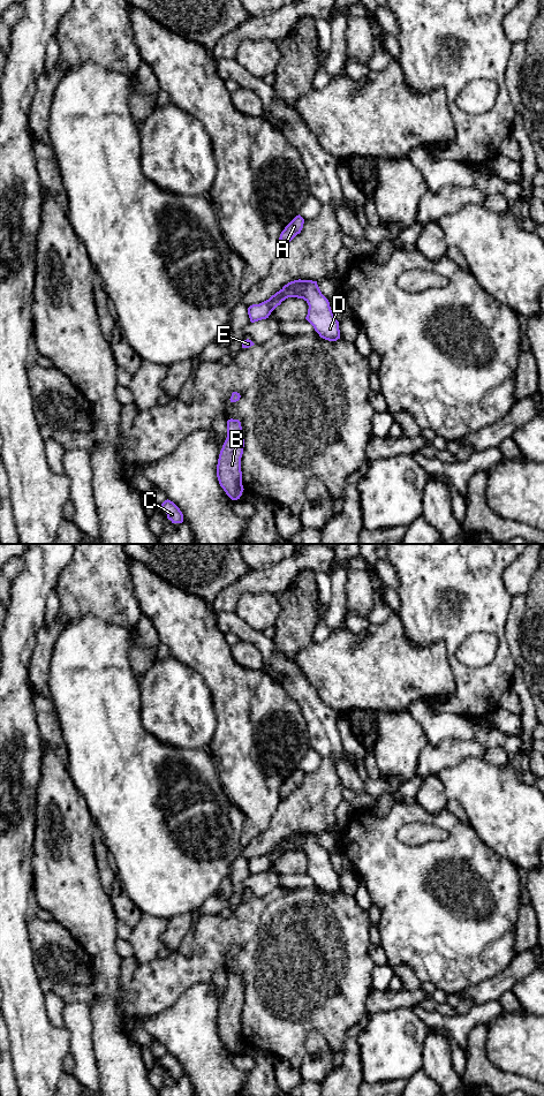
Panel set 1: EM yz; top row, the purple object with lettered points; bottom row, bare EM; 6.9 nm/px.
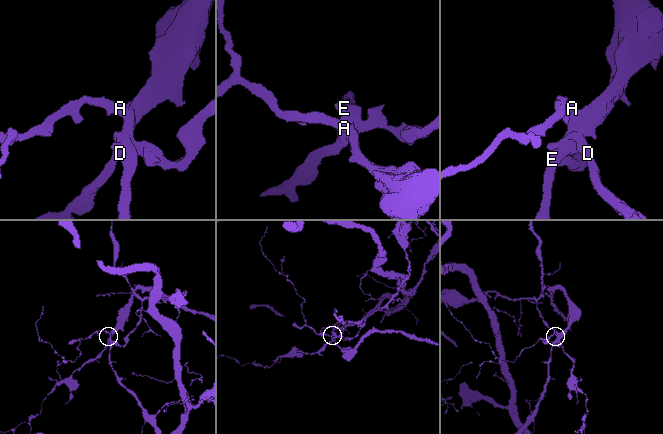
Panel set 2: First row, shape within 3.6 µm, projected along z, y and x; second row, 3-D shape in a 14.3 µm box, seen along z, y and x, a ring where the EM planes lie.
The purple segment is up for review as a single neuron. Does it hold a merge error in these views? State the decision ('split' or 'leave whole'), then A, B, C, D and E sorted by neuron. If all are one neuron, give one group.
split | A B C E / D

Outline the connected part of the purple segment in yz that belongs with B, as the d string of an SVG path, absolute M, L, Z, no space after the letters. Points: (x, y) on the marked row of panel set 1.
M227 421L227 438L222 445L217 464L217 477L220 486L232 500L242 496L241 458L243 454L244 439L241 422Z

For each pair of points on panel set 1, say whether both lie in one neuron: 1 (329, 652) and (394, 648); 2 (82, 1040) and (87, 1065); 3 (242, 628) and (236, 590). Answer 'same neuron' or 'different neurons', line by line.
1: same neuron
2: same neuron
3: different neurons

